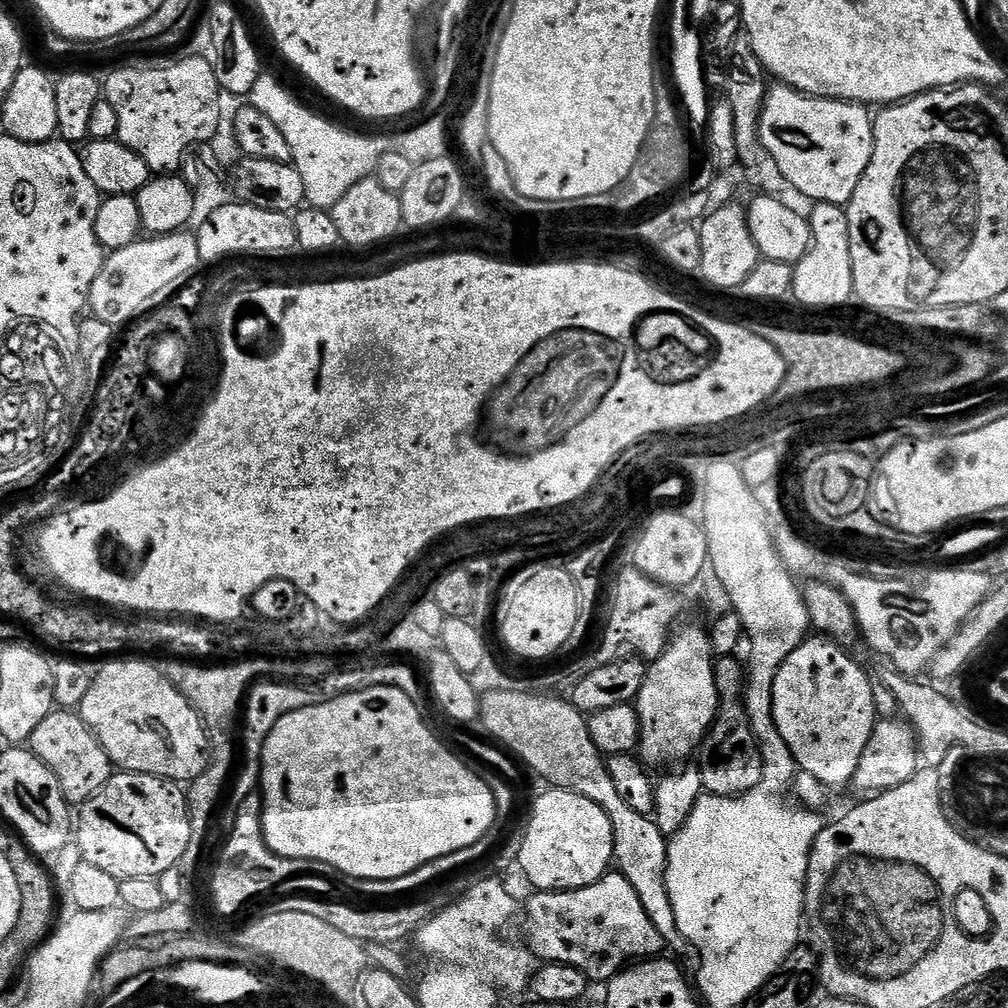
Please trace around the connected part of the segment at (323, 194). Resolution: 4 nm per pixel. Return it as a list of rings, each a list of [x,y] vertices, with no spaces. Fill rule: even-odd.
[[[262,72],[249,92],[248,102],[266,114],[286,138],[292,155],[292,165],[302,174],[305,201],[313,208],[331,210],[350,186],[369,179],[375,173],[390,144],[376,136],[359,136],[331,124],[324,116],[302,106],[272,75]]]

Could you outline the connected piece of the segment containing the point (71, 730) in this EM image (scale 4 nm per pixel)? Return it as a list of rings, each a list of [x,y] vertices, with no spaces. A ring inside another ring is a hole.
[[[54,710],[34,730],[30,751],[58,778],[69,805],[83,806],[114,775],[114,765],[95,734],[75,711]]]

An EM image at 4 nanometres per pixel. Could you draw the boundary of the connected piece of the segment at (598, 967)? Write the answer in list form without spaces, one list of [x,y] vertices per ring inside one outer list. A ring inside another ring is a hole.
[[[619,870],[609,871],[598,882],[578,890],[569,892],[536,890],[531,894],[533,896],[529,898],[528,905],[525,908],[523,905],[522,920],[524,916],[524,932],[528,935],[526,943],[529,950],[536,955],[537,961],[574,966],[583,976],[588,977],[589,981],[607,982],[629,962],[656,958],[663,953],[660,951],[665,951],[666,945],[661,934],[643,909],[638,894]]]

